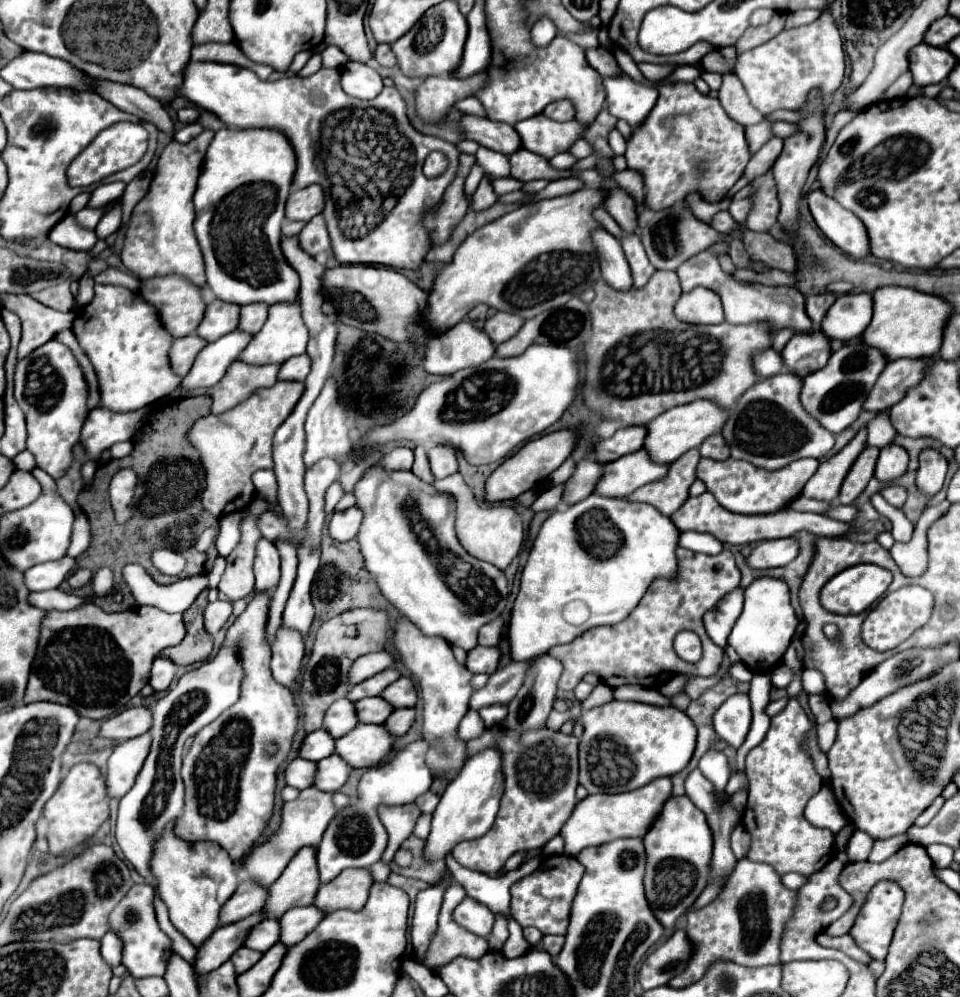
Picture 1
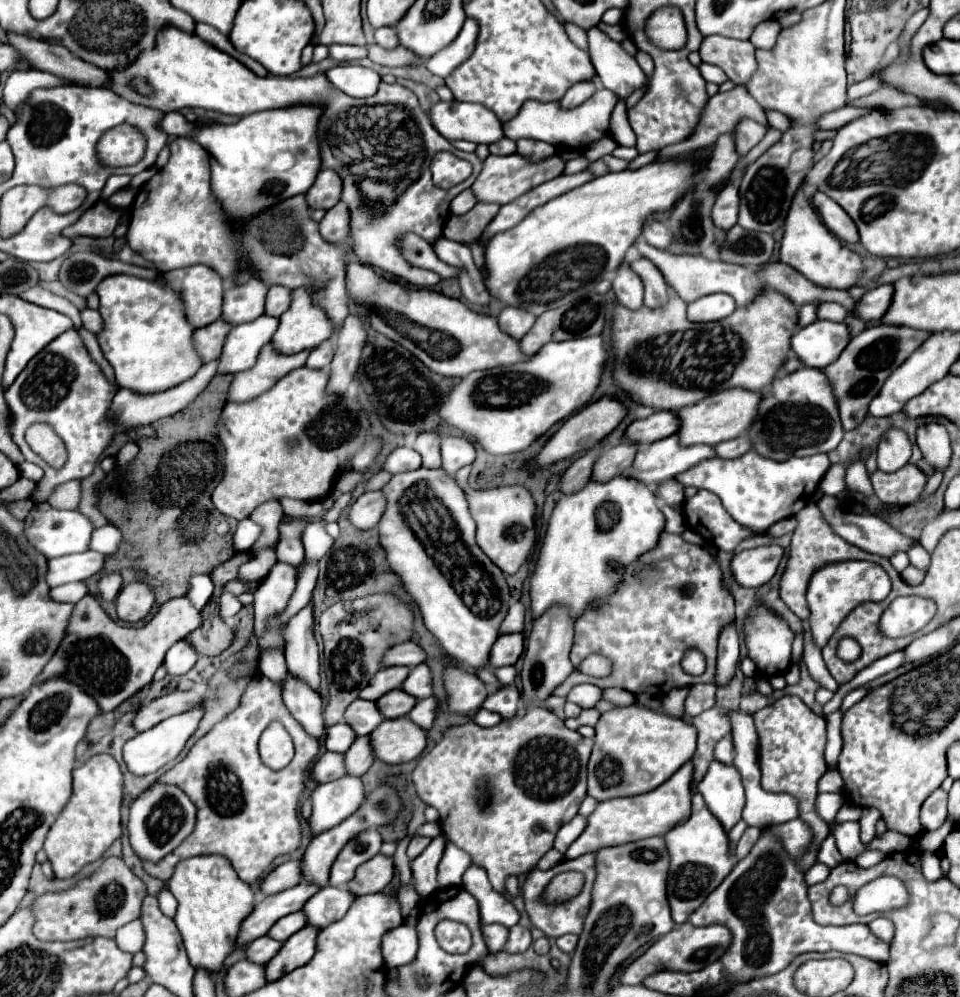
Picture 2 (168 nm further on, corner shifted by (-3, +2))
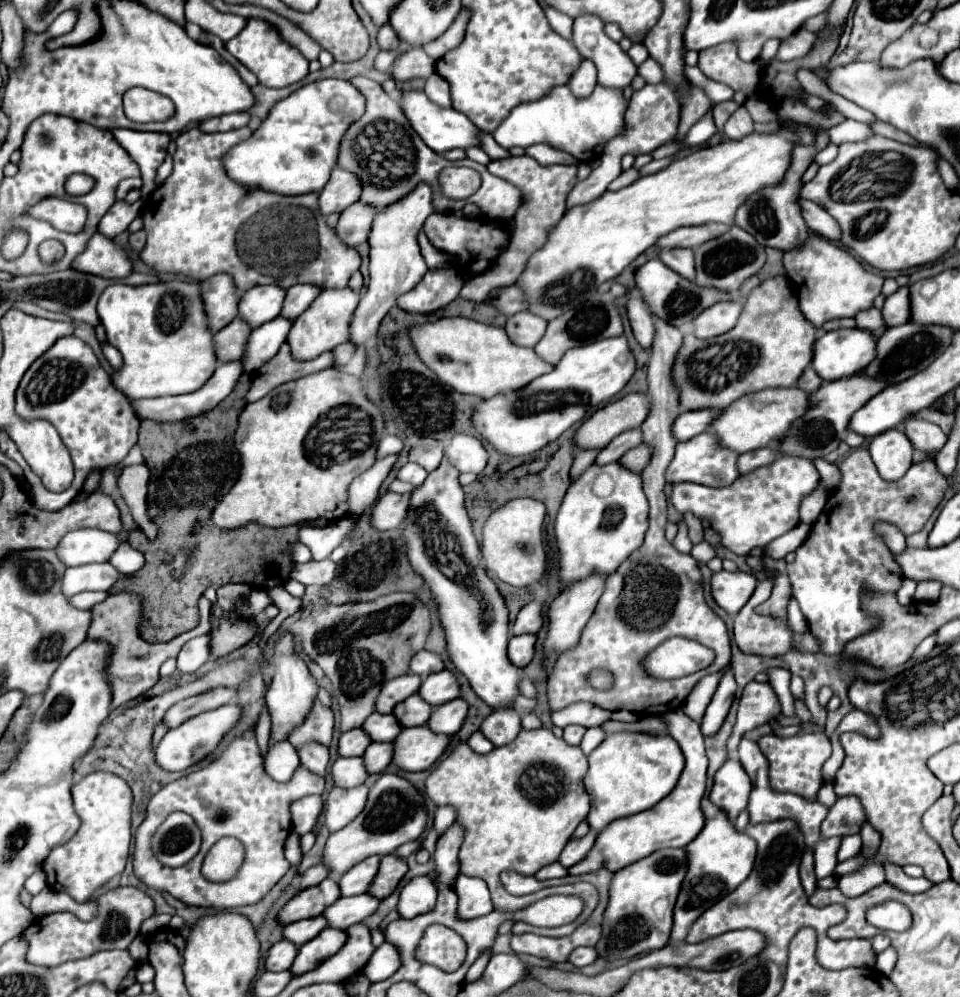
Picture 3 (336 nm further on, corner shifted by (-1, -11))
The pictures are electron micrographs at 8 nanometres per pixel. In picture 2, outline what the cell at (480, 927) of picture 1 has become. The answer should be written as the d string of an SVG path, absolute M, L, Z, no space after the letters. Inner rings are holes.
M486 925L486 929L482 929L482 935L490 953L500 953L508 941L508 929L502 925Z

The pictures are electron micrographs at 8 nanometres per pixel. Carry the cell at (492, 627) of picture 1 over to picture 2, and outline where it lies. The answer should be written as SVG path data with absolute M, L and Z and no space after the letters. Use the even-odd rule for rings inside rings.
M518 601L510 607L506 619L500 625L500 633L516 633L524 629L524 605Z

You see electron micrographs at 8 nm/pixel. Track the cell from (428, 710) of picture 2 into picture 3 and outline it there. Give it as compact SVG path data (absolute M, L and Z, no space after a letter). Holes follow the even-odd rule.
M456 698L456 700L450 700L442 706L436 706L426 722L426 726L436 732L436 734L456 734L466 718L466 710L468 710L468 704L462 700L462 698Z

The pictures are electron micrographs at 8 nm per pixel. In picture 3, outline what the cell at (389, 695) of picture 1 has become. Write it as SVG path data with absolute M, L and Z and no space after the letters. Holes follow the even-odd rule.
M442 670L442 672L430 674L428 678L422 680L418 696L424 698L434 708L434 706L440 706L440 704L446 704L446 702L458 698L460 696L458 690L460 690L458 680L448 670Z

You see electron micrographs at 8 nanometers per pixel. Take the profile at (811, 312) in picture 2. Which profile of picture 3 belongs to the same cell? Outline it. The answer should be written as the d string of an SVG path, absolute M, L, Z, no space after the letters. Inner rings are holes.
M812 234L804 246L788 250L782 262L788 280L794 284L804 318L808 318L808 322L812 322L816 328L822 328L822 324L828 320L848 318L860 310L870 308L884 284L882 276L864 270L864 266L848 250L816 234Z

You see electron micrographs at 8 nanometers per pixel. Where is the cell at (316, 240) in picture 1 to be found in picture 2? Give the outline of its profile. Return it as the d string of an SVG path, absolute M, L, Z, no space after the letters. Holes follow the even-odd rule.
M344 201L334 205L320 221L320 233L330 243L340 243L350 233L350 211Z

